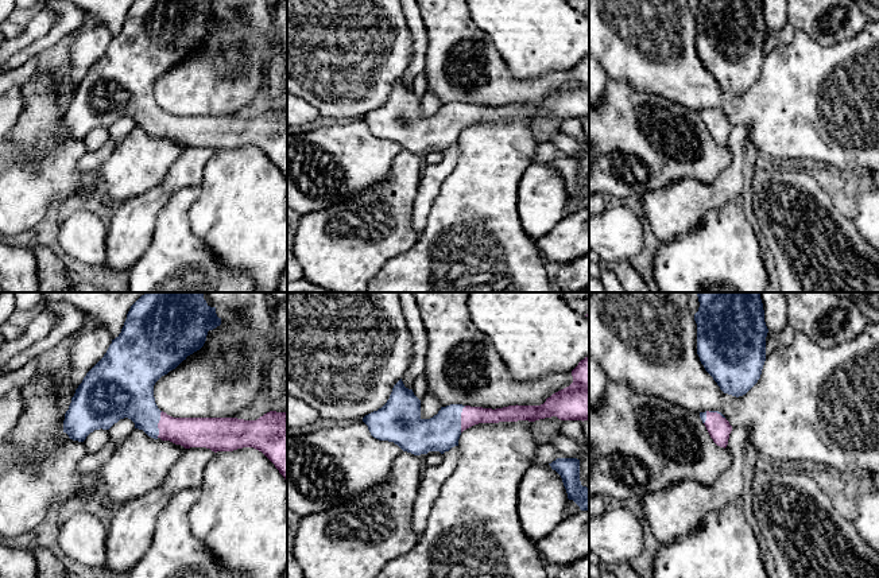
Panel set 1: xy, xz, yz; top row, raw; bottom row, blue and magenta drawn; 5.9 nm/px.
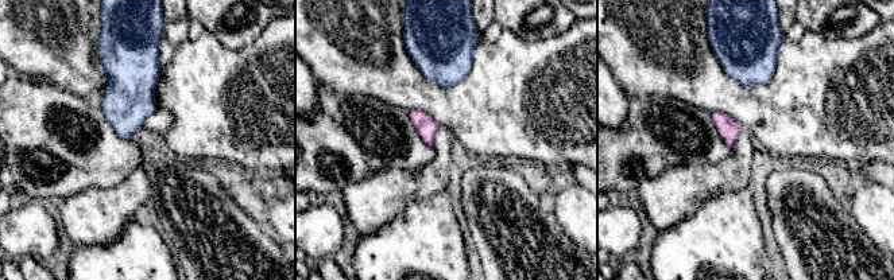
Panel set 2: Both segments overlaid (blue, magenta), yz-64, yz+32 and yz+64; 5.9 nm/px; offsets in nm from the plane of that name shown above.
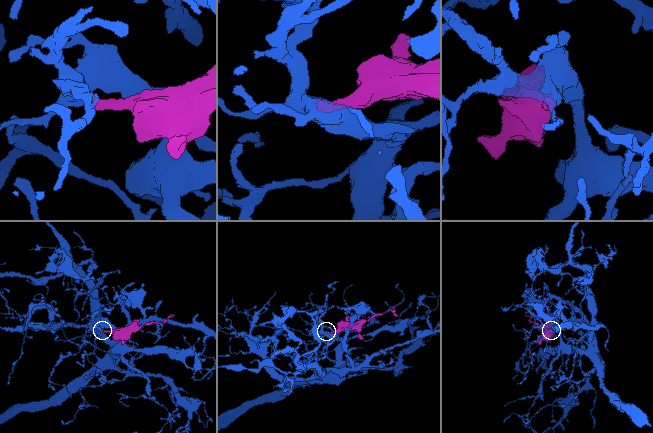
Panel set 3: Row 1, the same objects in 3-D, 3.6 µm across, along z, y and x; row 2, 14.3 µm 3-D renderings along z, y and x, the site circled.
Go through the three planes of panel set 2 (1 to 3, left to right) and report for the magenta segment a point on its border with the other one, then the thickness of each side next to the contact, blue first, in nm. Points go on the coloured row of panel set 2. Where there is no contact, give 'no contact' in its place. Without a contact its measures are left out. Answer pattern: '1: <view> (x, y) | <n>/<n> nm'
1: no contact
2: no contact
3: no contact

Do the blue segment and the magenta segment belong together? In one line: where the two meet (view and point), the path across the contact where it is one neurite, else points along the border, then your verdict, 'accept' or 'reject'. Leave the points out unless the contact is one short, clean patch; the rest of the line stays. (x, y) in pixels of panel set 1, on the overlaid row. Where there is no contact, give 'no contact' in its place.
xy (157, 425) | across xy (128, 394), (157, 425), (189, 433) | accept

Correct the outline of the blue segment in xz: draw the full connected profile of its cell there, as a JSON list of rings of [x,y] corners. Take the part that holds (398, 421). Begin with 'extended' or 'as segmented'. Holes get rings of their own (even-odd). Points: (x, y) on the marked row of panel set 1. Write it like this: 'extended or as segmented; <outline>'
extended; [[[589,356],[572,371],[573,383],[553,393],[541,406],[483,408],[462,404],[441,407],[430,419],[421,418],[421,400],[402,379],[394,385],[387,403],[363,418],[371,435],[398,445],[414,455],[458,446],[464,430],[479,423],[535,422],[557,416],[561,420],[589,420]]]

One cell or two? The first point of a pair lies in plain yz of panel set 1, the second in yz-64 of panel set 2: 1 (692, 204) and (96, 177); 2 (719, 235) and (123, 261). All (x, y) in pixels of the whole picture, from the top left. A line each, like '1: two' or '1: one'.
1: two
2: one

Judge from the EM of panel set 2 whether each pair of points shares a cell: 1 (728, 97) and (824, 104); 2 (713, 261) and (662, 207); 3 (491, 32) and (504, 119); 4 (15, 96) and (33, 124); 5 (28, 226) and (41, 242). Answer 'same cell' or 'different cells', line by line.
1: same cell
2: different cells
3: different cells
4: same cell
5: same cell

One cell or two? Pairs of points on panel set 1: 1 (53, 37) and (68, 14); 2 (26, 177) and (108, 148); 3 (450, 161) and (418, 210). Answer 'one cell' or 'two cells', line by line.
1: one cell
2: two cells
3: one cell

